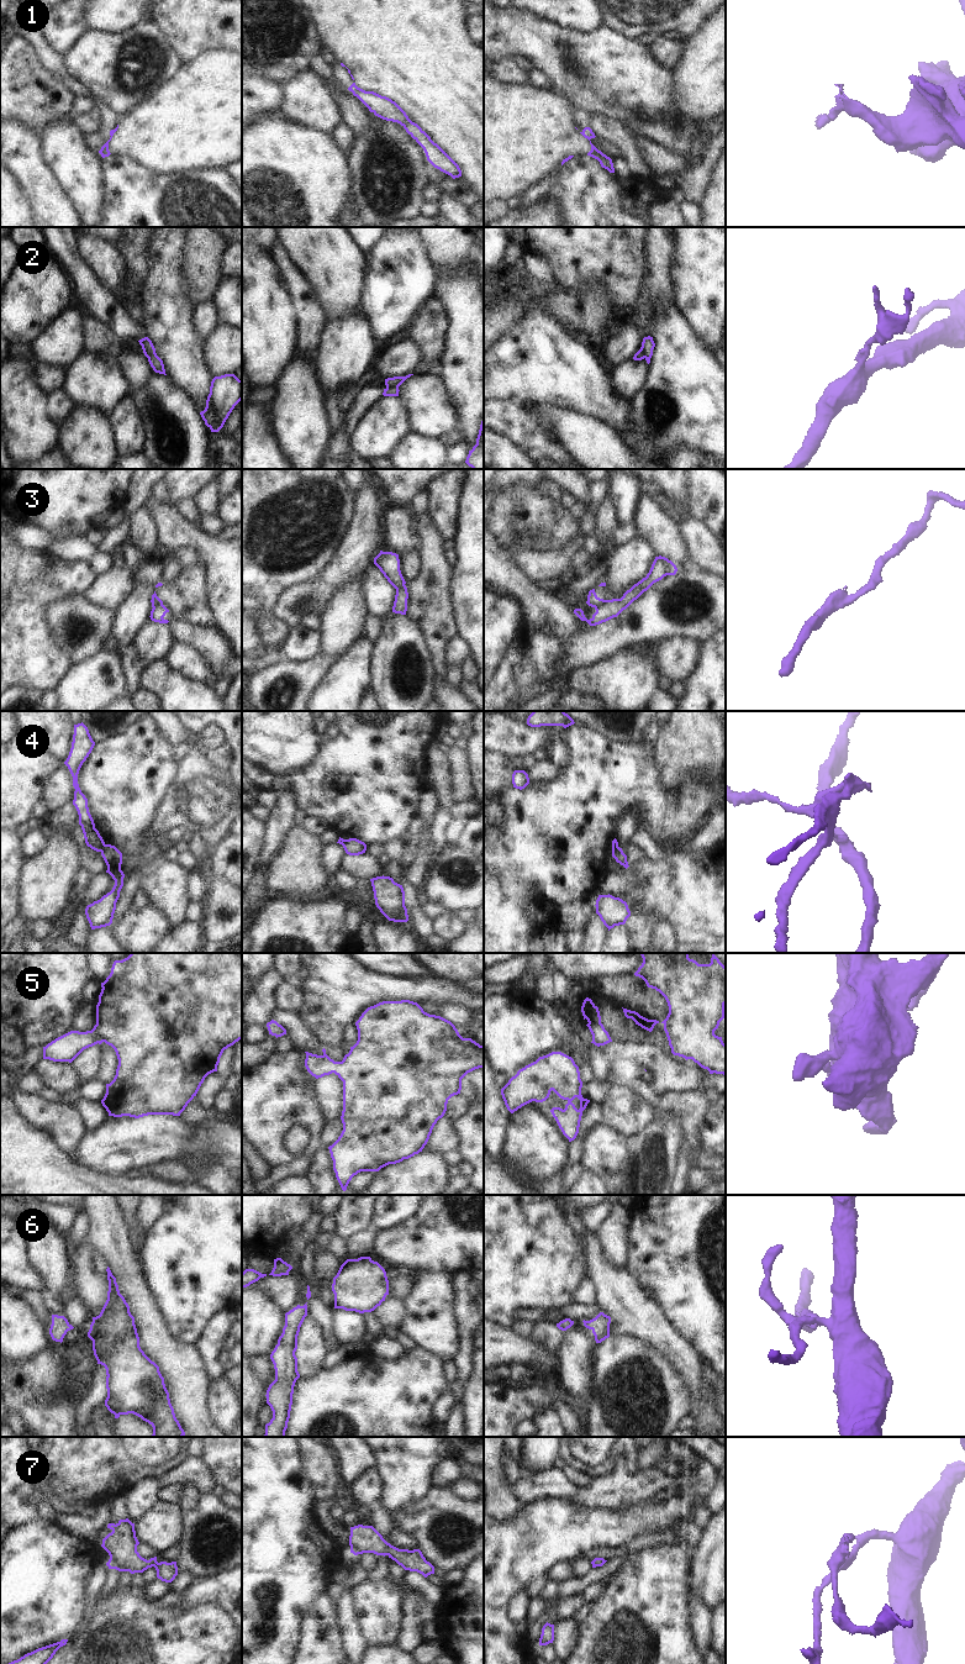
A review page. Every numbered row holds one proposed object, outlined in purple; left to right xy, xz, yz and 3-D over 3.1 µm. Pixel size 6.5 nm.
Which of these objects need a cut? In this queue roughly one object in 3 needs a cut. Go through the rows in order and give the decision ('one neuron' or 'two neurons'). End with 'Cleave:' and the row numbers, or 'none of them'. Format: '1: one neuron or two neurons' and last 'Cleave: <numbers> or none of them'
1: two neurons
2: one neuron
3: two neurons
4: two neurons
5: one neuron
6: one neuron
7: one neuron
Cleave: 1, 3, 4

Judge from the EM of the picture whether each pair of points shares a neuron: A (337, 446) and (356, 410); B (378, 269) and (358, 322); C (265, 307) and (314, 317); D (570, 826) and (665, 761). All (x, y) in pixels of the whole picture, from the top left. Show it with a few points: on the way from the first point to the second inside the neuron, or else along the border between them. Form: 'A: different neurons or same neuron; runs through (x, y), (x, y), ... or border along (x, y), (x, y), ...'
A: same neuron; runs through (343, 437), (352, 419)
B: different neurons; border along (359, 309), (365, 316), (374, 338)
C: different neurons; border along (285, 287), (295, 314), (296, 343)
D: different neurons; border along (653, 752), (660, 785), (666, 794)

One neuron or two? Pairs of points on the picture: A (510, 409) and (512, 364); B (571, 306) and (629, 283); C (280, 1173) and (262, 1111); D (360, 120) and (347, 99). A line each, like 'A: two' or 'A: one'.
A: two
B: two
C: two
D: one

